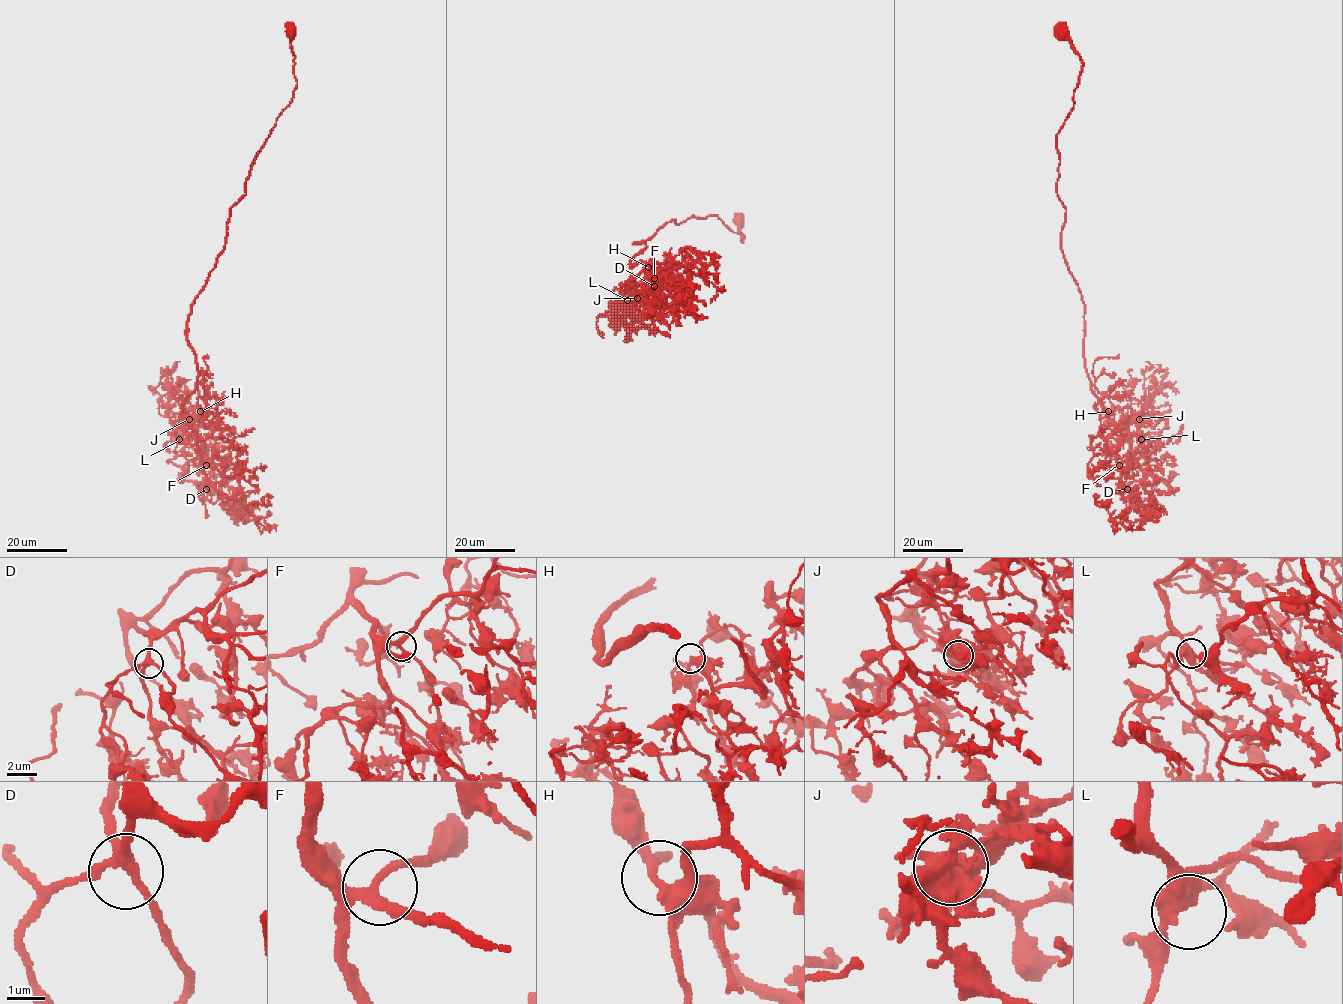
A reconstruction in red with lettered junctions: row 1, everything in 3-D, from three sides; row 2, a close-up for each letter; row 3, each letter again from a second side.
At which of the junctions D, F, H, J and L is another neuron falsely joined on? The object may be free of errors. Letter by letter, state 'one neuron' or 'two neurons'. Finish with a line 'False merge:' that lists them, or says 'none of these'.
D: one neuron
F: one neuron
H: one neuron
J: two neurons
L: one neuron
False merge: J

